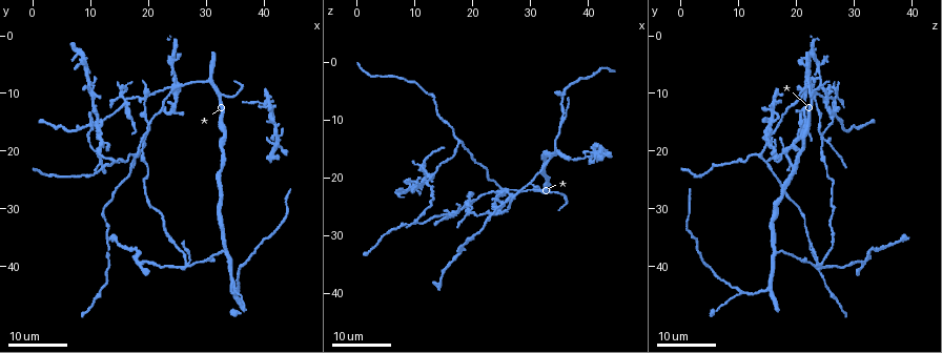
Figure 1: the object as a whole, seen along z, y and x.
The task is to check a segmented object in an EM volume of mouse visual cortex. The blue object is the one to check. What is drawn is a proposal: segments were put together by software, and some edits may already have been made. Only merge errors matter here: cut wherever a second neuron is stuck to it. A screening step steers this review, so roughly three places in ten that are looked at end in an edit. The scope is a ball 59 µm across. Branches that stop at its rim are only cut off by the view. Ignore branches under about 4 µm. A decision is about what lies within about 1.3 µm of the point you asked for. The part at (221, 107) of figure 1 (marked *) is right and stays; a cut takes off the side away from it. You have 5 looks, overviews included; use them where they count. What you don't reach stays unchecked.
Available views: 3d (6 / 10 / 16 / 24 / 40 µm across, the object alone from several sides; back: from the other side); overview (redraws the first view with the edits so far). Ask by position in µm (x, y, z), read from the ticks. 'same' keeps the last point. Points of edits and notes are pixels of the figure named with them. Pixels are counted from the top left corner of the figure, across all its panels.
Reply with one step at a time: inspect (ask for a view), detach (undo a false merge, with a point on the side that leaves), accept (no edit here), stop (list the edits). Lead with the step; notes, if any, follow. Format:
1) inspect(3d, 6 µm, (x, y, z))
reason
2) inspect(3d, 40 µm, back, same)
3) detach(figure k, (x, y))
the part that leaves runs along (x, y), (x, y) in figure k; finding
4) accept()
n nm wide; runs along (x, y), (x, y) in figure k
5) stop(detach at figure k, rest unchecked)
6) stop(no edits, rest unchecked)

inspect(3d, 16 µm, (33.5, 37.5, 17.0))
three-way junction

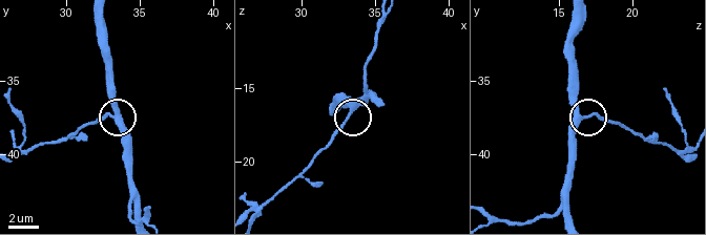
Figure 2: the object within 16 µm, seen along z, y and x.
inspect(3d, 10 µm, (33.4, 37.6, 16.8))
zoom in

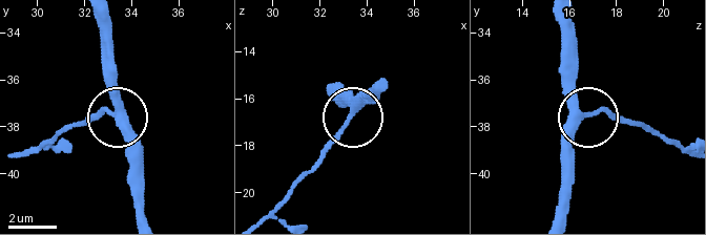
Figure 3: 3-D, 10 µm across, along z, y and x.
accept()
side arm 38 µm; runs along (569, 19), (569, 85), (583, 114), (565, 161) in figure 3; continuous, no second neuron

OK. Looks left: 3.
inspect(3d, 16 µm, (11.0, 20.5, 18.5))
four-way junction

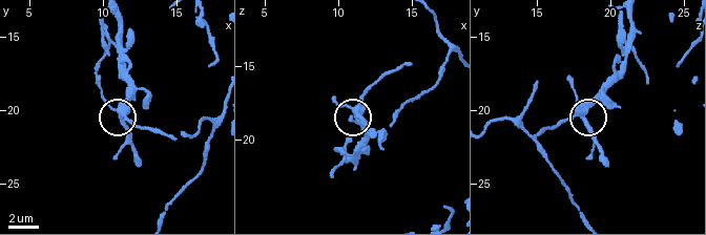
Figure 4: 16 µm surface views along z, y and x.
inspect(3d, 10 µm, (11.4, 20.2, 18.2))

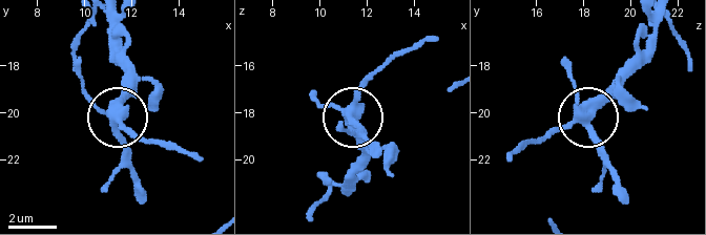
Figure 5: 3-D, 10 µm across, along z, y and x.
accept()
continuous, no second neuron

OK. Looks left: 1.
stop(no edits, rest unchecked)

